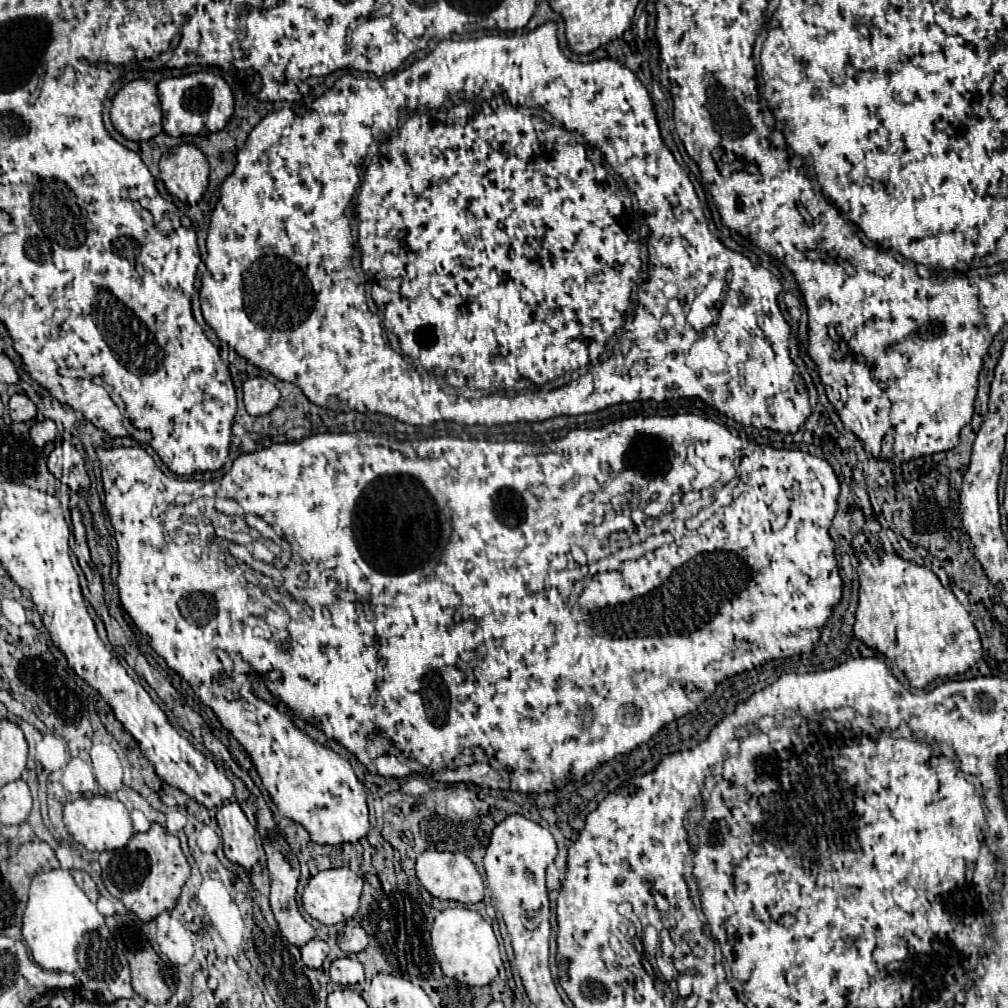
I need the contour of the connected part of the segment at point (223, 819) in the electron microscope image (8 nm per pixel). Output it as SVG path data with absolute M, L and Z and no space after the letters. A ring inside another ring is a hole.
M225 802L216 813L216 821L221 828L225 856L243 868L255 866L259 860L255 846L255 828L249 824L239 804Z

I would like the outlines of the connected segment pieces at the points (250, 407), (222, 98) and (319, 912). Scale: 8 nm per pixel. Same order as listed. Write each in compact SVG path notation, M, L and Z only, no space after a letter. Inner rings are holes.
M263 376L249 378L243 384L243 400L245 400L245 408L251 416L261 416L261 414L271 412L277 406L279 390L275 388L275 384L271 384Z
M195 72L179 78L167 78L157 84L163 108L163 132L167 136L209 136L225 128L233 114L233 94L227 82L213 72Z
M329 868L315 874L303 890L303 910L319 920L321 924L339 924L349 920L359 908L359 896L363 890L363 880L349 868Z

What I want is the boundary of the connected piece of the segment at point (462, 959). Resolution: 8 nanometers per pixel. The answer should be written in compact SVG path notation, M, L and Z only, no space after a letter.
M465 906L447 908L437 914L431 928L431 948L445 976L467 986L487 986L499 972L501 954L491 924L475 910Z

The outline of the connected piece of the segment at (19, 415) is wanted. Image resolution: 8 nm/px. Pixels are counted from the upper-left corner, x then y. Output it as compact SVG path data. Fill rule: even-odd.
M13 394L9 400L9 412L11 412L11 420L23 422L23 420L33 420L37 408L25 394Z

